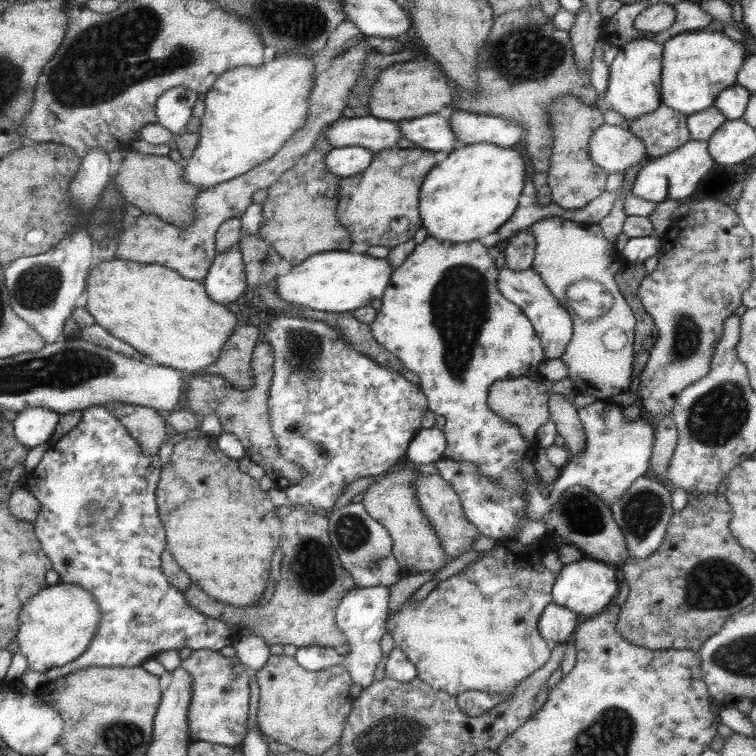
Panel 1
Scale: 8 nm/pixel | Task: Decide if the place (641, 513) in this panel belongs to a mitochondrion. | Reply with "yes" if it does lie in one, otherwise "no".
yes

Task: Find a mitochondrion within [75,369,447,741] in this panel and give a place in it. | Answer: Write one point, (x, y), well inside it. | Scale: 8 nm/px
(313, 569)

